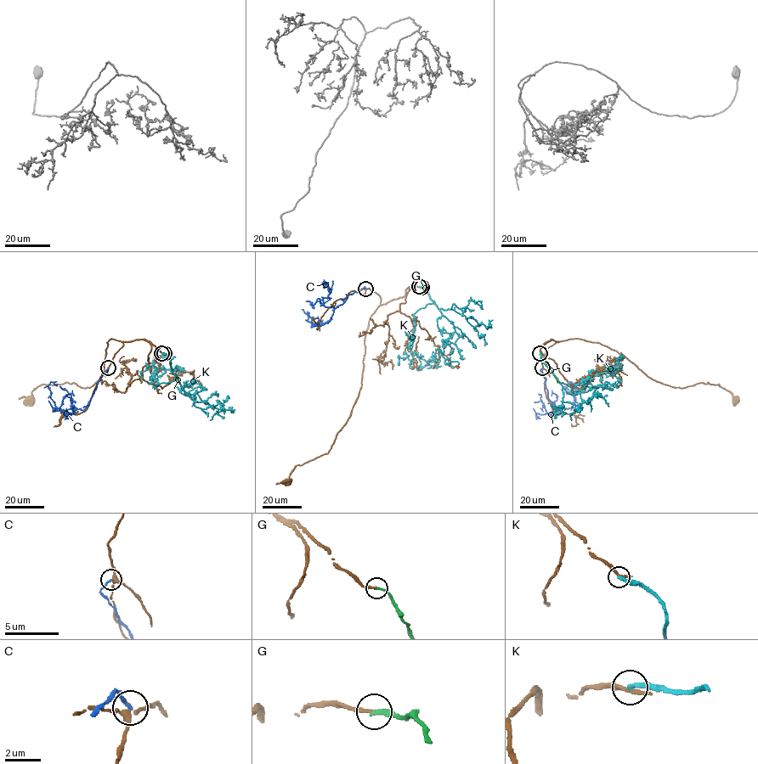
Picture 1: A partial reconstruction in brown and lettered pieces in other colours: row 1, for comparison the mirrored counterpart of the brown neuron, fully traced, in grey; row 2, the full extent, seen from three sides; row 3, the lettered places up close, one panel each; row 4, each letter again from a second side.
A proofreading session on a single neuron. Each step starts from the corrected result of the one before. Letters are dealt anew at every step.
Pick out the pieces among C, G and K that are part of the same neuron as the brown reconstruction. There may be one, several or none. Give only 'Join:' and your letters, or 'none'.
Join: G

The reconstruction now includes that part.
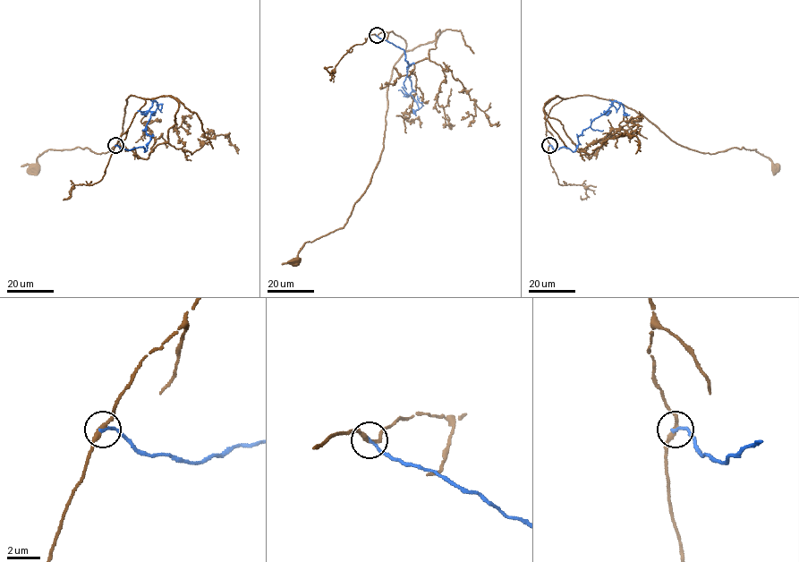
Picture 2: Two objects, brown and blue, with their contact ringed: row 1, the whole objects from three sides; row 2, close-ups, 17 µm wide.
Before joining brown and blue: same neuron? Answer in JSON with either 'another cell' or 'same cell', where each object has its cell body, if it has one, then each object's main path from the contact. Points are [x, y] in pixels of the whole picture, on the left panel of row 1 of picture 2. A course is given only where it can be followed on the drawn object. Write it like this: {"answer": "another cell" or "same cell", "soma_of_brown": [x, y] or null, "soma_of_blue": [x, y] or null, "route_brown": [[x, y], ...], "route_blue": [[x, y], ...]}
{"answer": "another cell", "soma_of_brown": [35, 167], "soma_of_blue": null, "route_brown": [[115, 145], [144, 98], [131, 95], [126, 99], [123, 132], [107, 152], [50, 149], [37, 158], [36, 166]], "route_blue": [[115, 145], [145, 151], [149, 108], [154, 101], [160, 110], [157, 104]]}

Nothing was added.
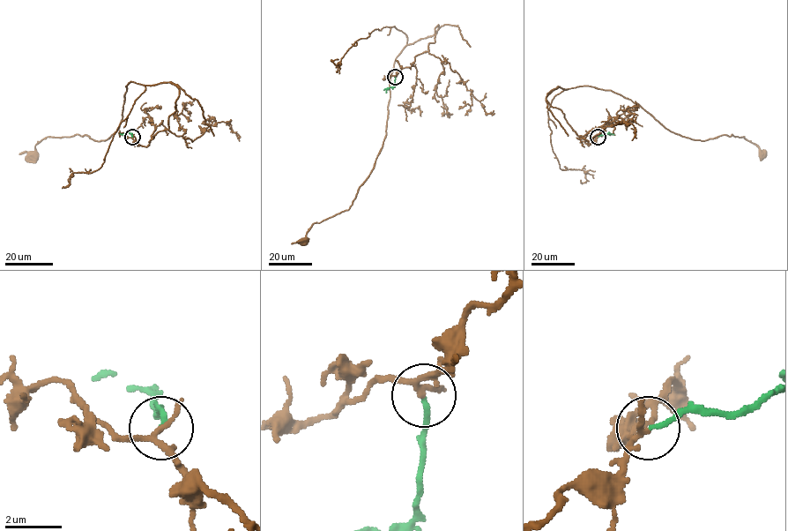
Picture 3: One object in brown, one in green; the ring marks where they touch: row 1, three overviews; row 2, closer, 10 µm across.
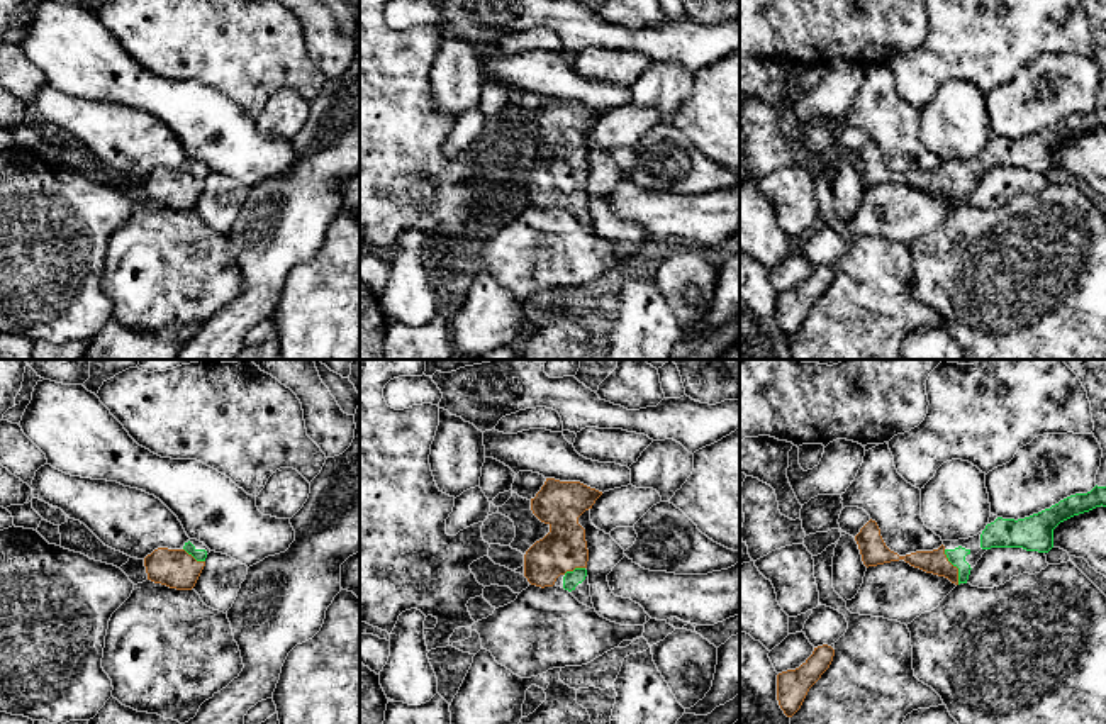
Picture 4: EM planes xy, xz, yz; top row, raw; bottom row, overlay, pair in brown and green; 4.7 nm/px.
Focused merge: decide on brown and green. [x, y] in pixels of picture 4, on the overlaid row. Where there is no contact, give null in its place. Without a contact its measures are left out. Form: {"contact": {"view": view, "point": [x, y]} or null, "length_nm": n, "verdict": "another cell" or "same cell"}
{"contact": {"view": "yz", "point": [955, 567]}, "length_nm": 180, "verdict": "same cell"}

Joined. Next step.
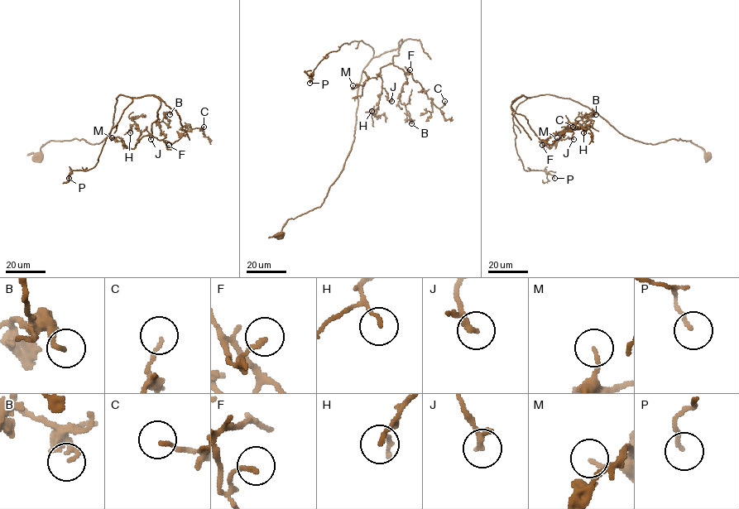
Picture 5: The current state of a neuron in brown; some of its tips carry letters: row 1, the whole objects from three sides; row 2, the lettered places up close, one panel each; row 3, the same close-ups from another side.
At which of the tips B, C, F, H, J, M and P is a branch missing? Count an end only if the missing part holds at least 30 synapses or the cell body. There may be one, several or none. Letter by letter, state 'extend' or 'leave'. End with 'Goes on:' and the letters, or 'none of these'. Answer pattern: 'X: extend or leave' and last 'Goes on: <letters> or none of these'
B: leave
C: leave
F: leave
H: leave
J: leave
M: leave
P: leave
Goes on: none of these

